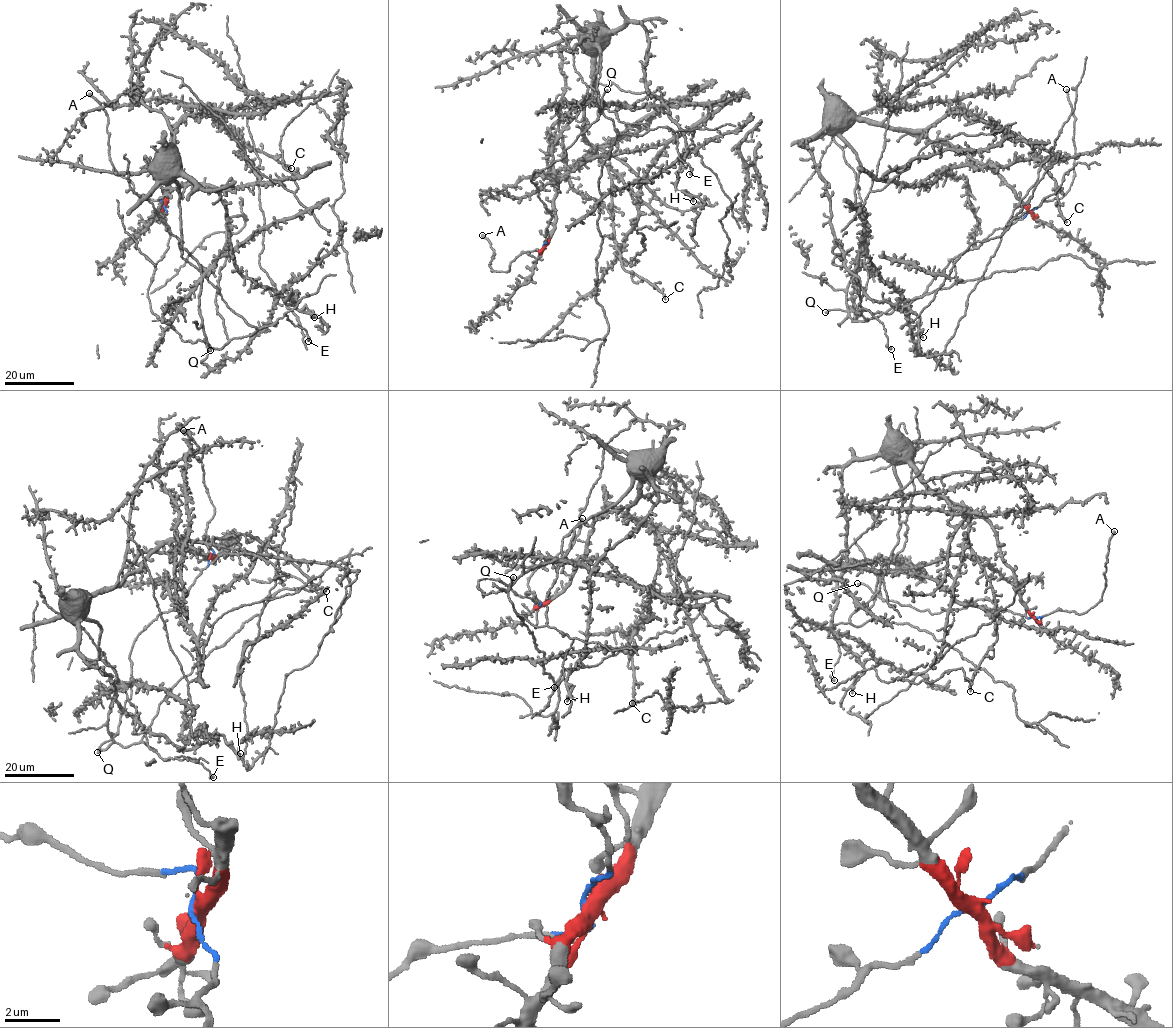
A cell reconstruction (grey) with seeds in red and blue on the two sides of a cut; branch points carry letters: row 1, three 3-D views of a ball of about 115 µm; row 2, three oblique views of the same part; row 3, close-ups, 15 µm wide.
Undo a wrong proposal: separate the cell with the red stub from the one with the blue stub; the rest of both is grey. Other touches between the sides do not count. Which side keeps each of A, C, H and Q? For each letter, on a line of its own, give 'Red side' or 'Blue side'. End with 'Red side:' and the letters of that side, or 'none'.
A: Blue side
C: Red side
H: Red side
Q: Blue side
Red side: C, H

